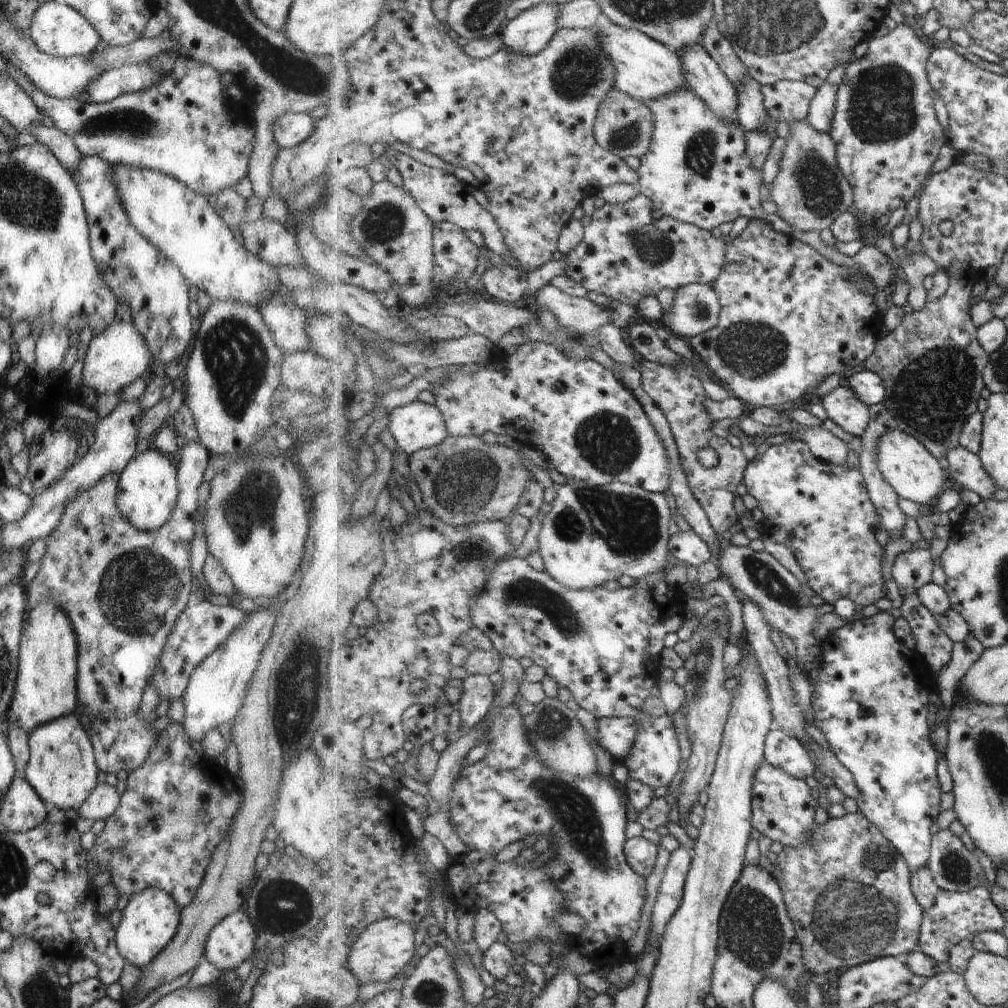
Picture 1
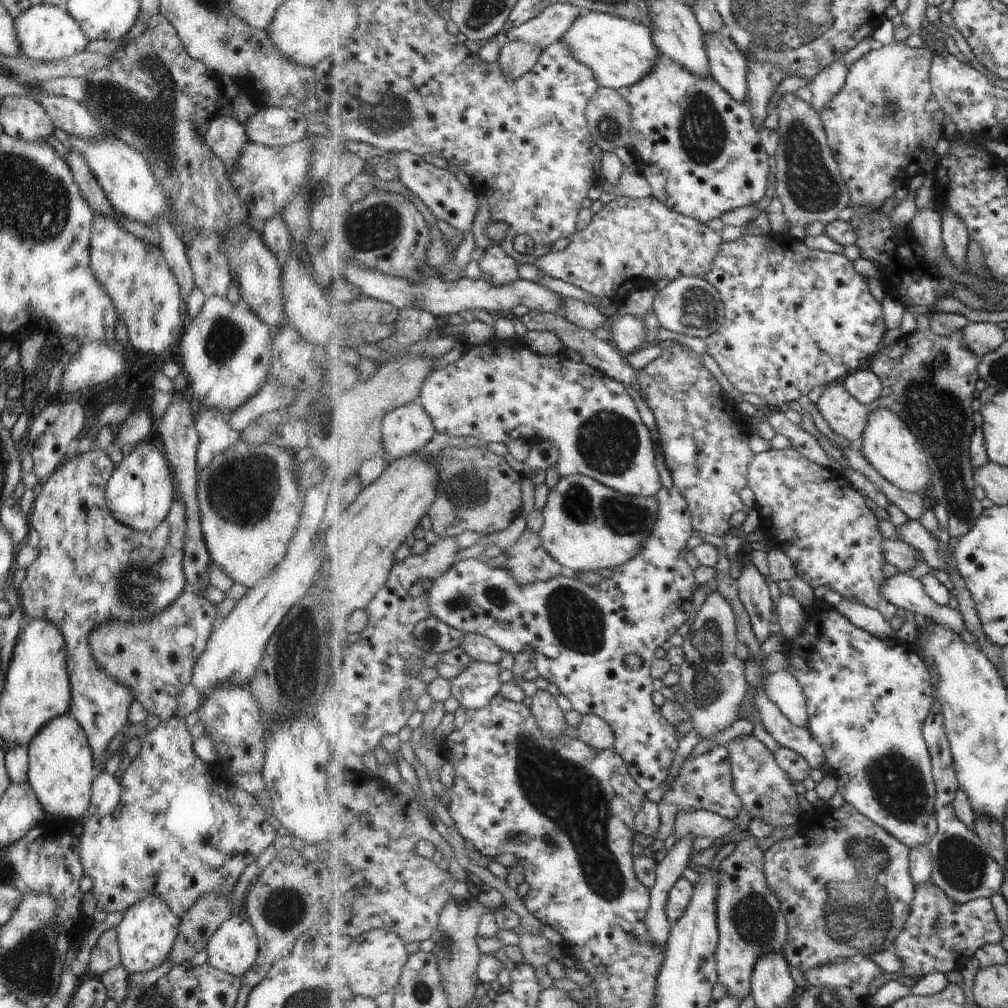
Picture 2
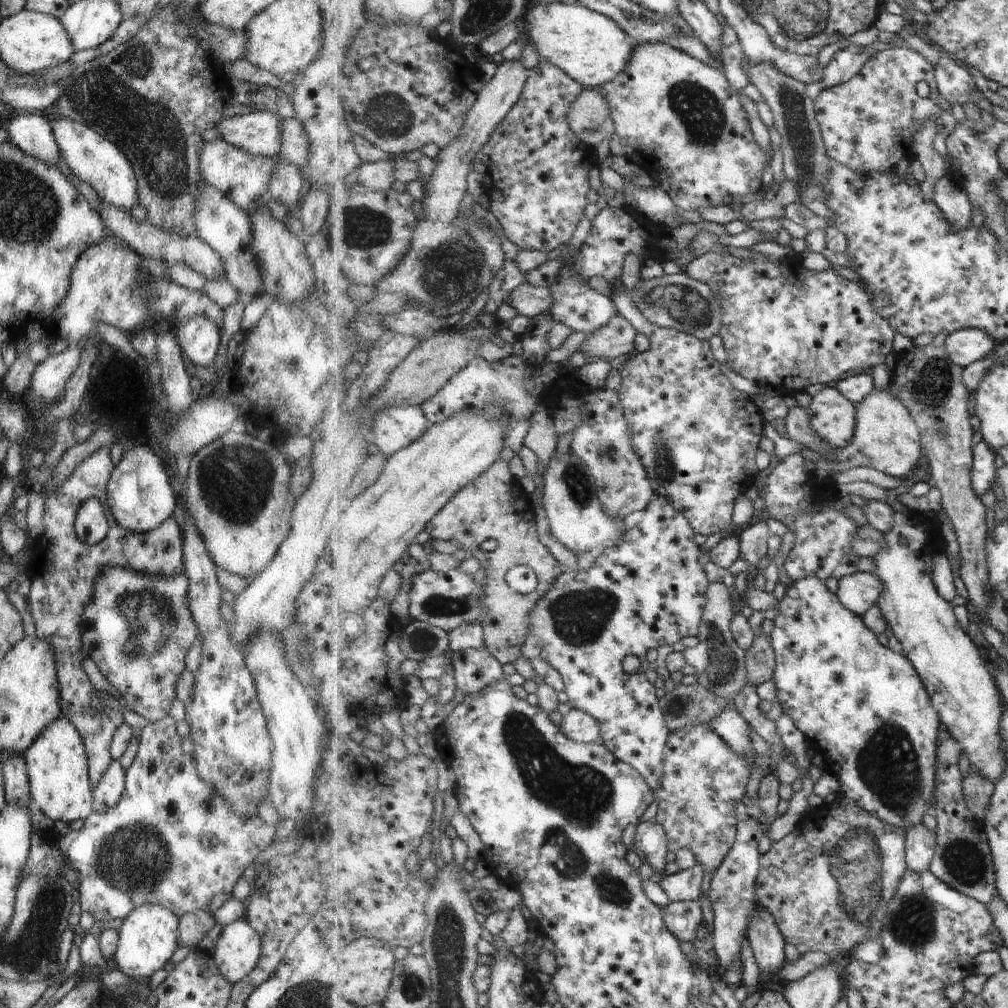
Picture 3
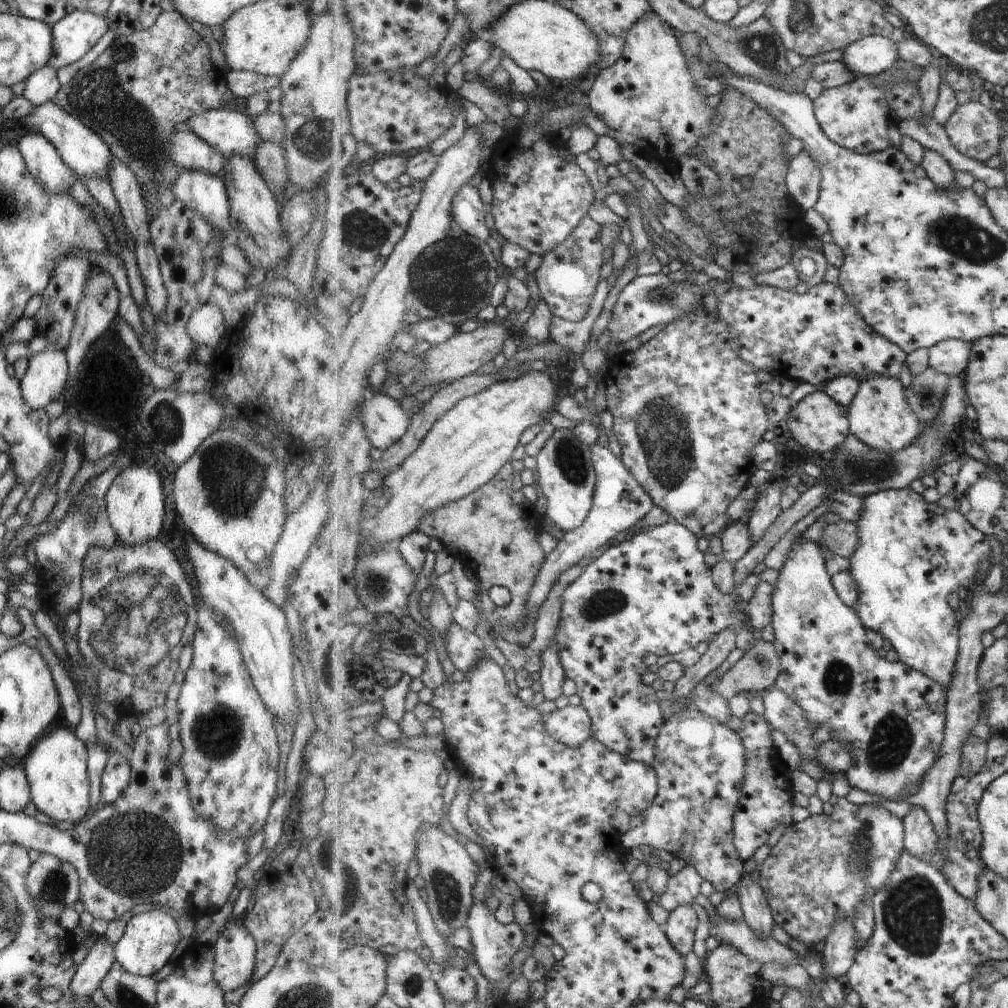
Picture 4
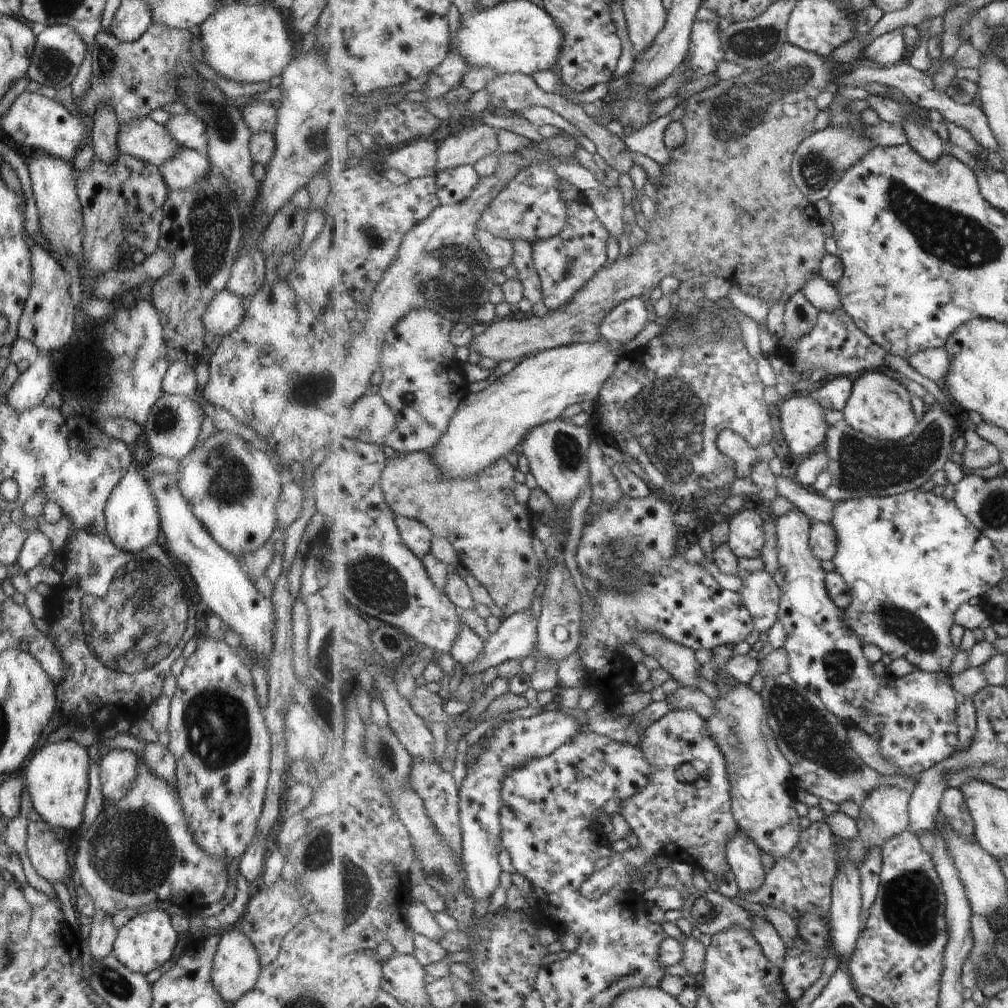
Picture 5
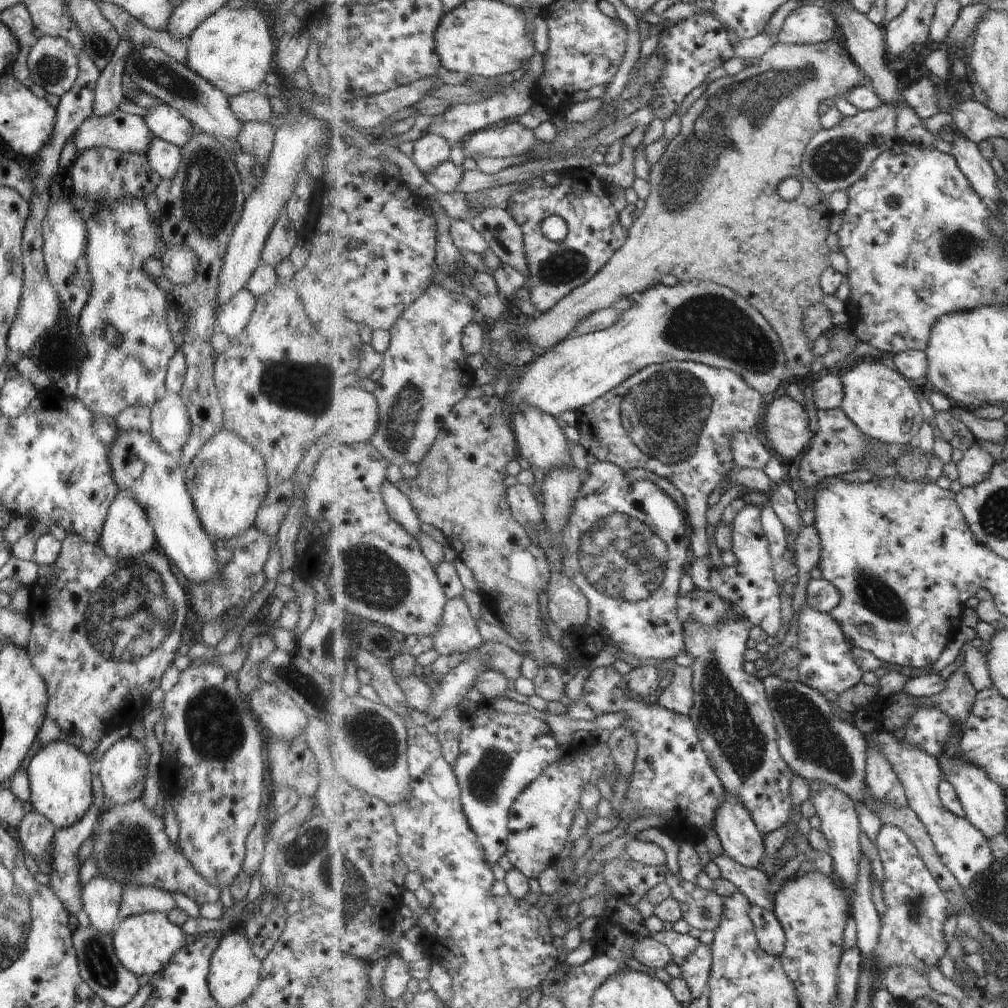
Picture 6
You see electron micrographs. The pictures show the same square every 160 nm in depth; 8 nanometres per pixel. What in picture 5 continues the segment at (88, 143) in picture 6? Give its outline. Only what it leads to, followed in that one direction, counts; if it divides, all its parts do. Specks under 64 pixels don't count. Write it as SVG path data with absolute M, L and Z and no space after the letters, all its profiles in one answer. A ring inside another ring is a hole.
M140 117L134 121L127 121L118 127L116 145L119 153L131 155L132 157L141 159L143 162L147 161L158 167L162 162L171 158L177 147L181 147L177 144L176 140L173 140L169 136L163 125L155 123L149 117Z

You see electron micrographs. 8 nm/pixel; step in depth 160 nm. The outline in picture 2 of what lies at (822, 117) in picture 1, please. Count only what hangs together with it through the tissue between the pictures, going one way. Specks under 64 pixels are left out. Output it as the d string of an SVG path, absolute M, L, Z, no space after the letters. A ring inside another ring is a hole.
M845 60L837 61L826 66L807 86L814 94L813 108L820 112L833 100L833 97L845 86L851 65L847 66Z

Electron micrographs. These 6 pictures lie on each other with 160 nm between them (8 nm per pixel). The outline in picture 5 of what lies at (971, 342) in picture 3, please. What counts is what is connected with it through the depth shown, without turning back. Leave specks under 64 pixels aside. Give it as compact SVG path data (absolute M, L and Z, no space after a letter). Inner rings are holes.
M939 347L917 353L908 358L907 362L919 374L941 385L943 379L948 375L951 357L945 347Z

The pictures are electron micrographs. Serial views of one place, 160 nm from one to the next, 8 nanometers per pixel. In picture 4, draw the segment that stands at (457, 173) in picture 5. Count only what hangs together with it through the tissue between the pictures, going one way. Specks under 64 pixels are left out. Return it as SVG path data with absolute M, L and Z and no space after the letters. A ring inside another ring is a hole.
M471 181L459 191L454 198L454 217L464 231L486 242L491 238L489 212L485 210L485 202L479 196L479 190Z

